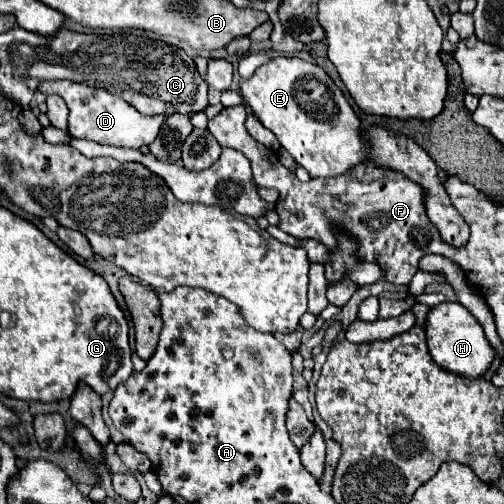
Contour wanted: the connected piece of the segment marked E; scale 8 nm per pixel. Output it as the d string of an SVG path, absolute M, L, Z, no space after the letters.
M278 56L260 66L250 78L242 78L238 82L238 92L250 106L252 114L278 138L282 148L286 148L294 156L294 160L308 170L312 178L340 176L356 164L368 164L368 146L364 146L362 142L360 120L354 114L352 106L346 102L342 90L330 80L330 76L320 66L300 60L296 56Z

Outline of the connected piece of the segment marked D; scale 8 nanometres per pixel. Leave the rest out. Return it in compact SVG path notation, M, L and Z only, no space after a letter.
M40 82L38 90L42 94L56 94L64 98L70 118L68 118L68 134L74 138L94 140L100 144L110 146L124 146L124 148L140 148L154 142L154 138L160 132L160 126L164 122L164 116L142 116L134 106L124 102L122 98L116 98L100 88L76 84L76 82Z

